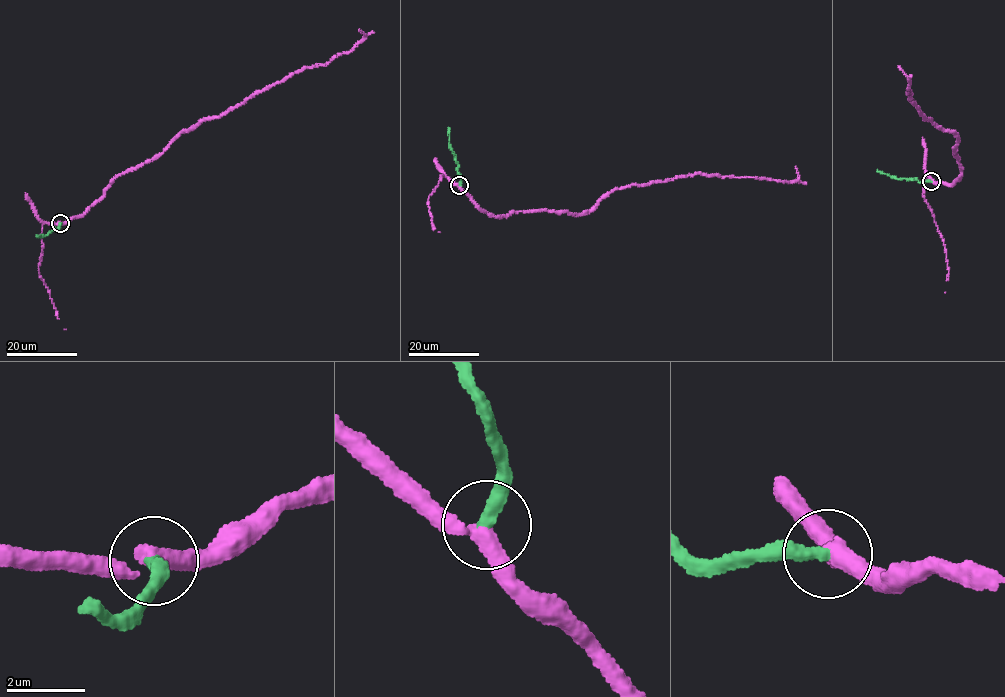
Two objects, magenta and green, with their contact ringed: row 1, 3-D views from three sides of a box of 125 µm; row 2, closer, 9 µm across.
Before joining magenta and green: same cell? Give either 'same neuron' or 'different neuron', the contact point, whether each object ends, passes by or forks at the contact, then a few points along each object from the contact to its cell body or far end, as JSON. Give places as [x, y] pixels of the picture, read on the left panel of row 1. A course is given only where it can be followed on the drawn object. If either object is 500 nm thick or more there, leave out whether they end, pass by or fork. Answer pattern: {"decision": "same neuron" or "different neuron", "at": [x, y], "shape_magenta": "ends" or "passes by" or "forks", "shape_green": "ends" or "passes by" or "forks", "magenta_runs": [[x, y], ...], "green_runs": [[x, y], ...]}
{"decision": "different neuron", "at": [60, 223], "shape_magenta": "passes by", "shape_green": "ends", "magenta_runs": [[60, 223], [82, 216], [116, 177], [152, 161], [182, 133], [348, 53], [362, 38], [358, 30]], "green_runs": [[60, 223], [44, 236], [36, 235]]}

